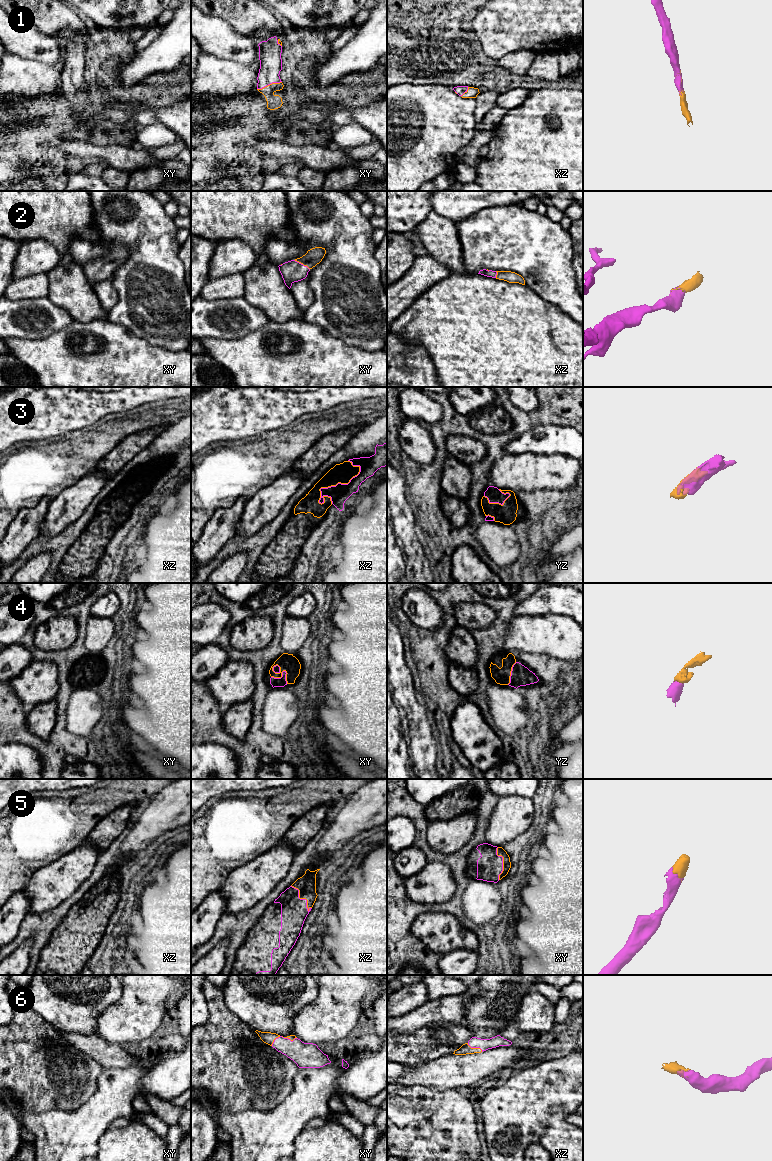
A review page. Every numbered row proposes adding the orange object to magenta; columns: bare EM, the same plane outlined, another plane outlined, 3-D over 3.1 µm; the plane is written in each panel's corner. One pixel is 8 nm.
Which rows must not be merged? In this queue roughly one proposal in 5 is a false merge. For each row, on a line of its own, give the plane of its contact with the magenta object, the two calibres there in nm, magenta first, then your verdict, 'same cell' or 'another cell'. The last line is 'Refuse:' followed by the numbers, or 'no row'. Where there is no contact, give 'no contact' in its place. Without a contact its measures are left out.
1: xy | 180/110 nm | same cell
2: xy | 180/140 nm | same cell
3: xz | 150/160 nm | same cell
4: xy | 80/140 nm | same cell
5: xz | 220/150 nm | same cell
6: xz | 100/80 nm | same cell
Refuse: no row

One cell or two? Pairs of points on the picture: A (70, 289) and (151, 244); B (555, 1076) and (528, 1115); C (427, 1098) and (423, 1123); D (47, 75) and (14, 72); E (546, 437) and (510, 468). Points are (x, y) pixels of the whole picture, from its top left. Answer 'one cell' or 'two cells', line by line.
A: two cells
B: one cell
C: one cell
D: one cell
E: two cells

